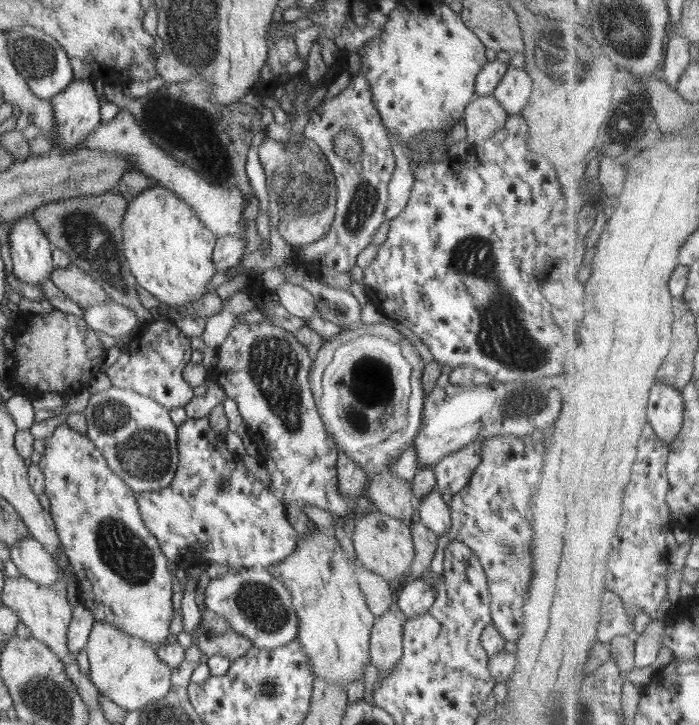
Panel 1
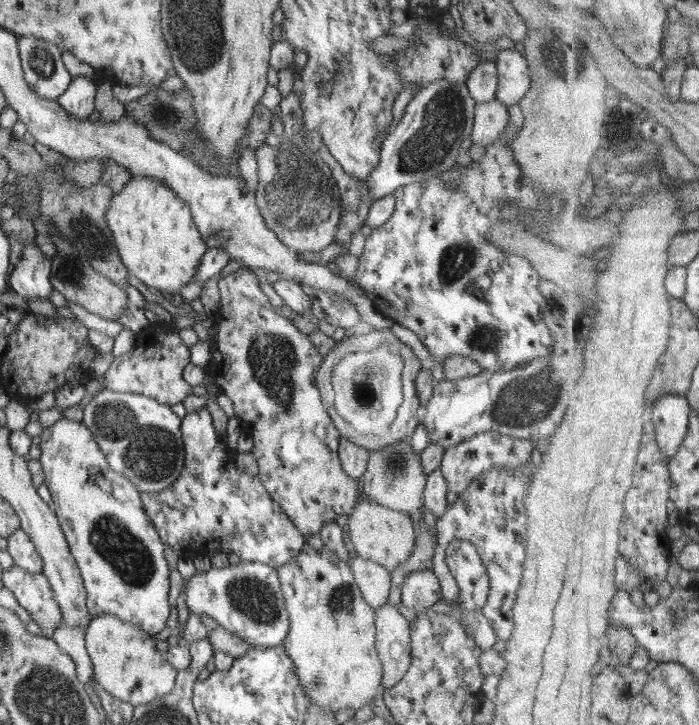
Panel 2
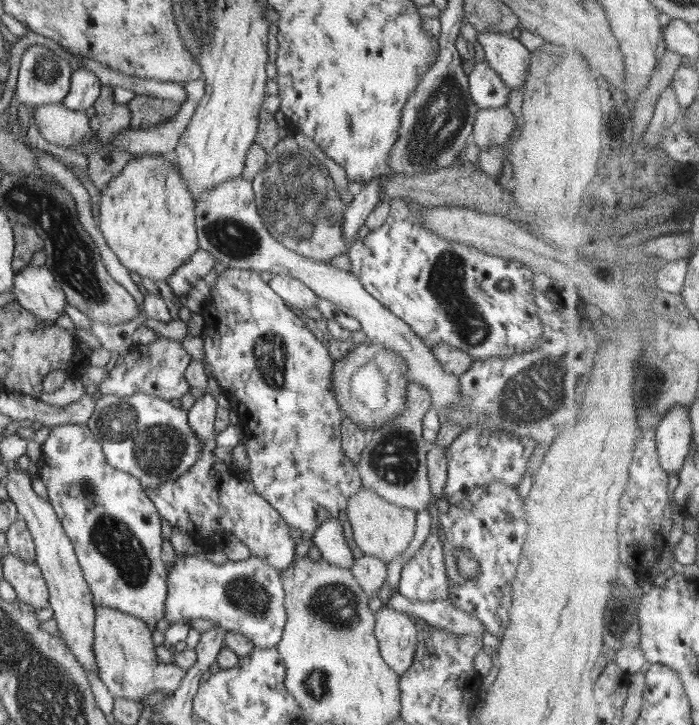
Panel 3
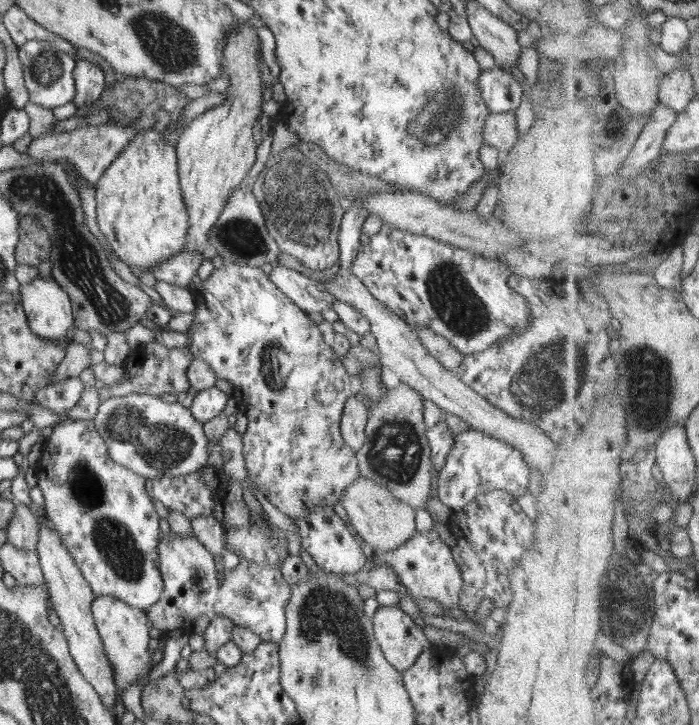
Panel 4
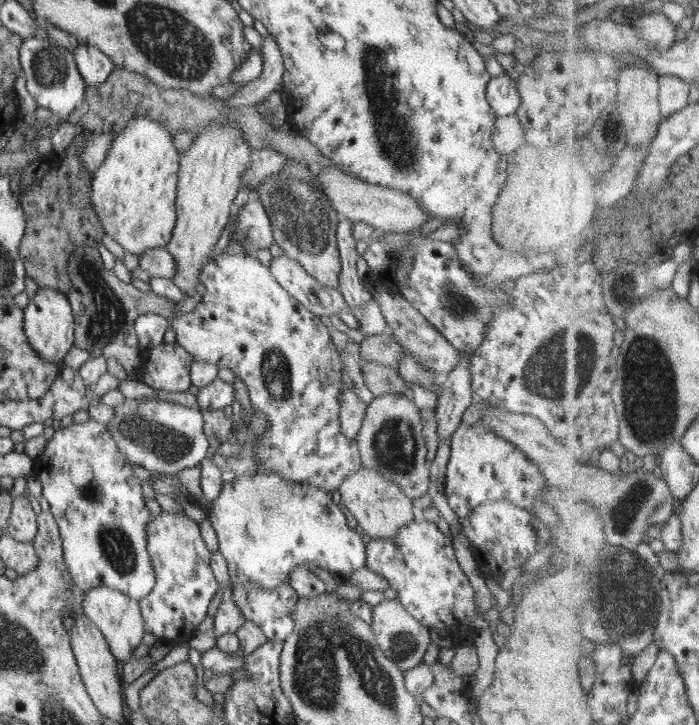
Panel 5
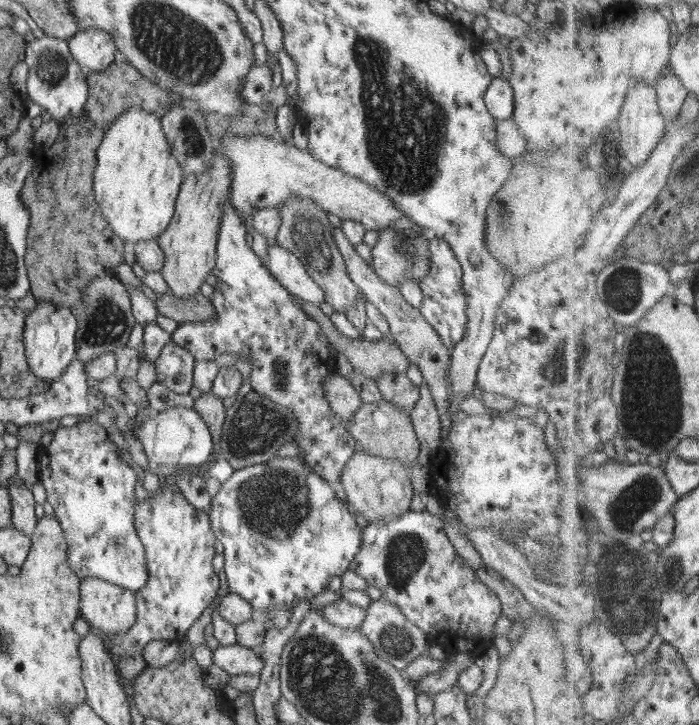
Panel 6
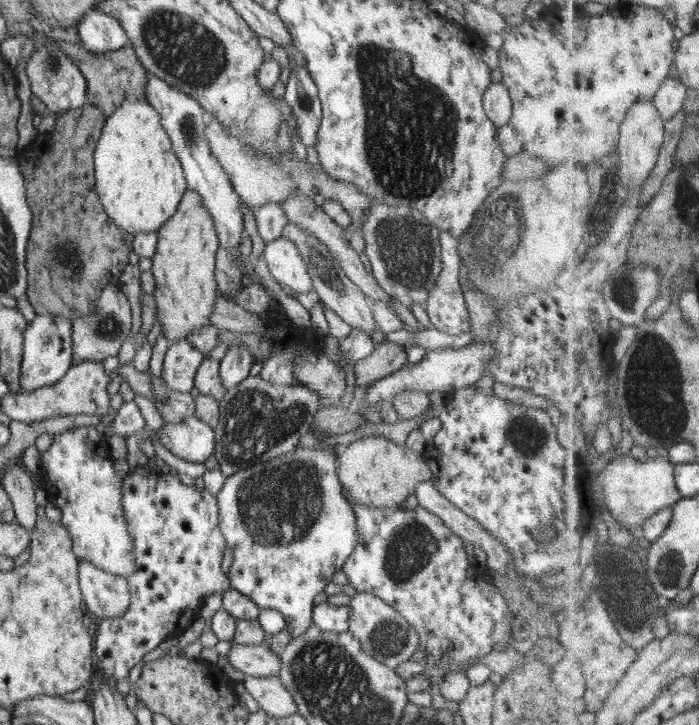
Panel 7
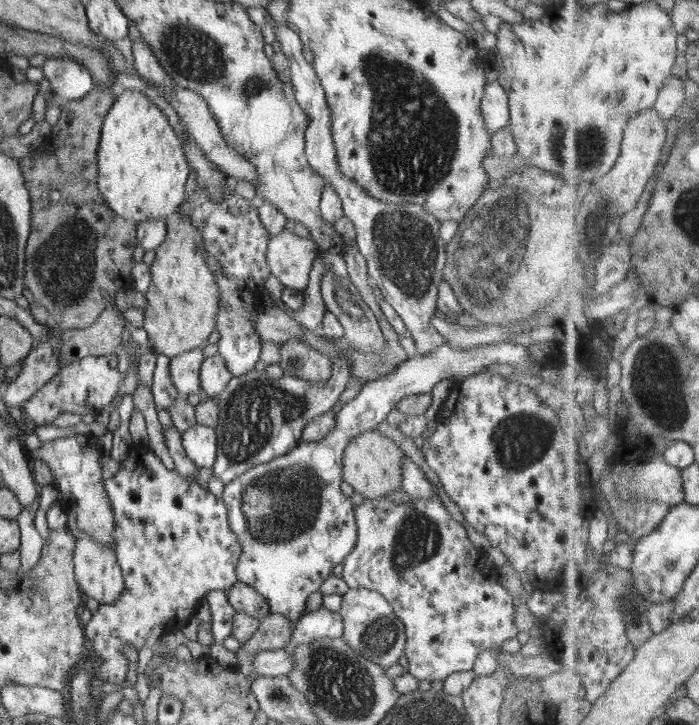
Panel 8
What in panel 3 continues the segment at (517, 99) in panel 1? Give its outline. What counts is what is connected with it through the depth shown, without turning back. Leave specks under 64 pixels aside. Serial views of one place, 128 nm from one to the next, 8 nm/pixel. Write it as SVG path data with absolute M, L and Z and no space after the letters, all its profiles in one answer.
M482 31L477 33L478 46L485 52L485 60L500 75L500 78L509 86L509 94L525 84L531 53L520 43L519 39L512 37L511 33Z

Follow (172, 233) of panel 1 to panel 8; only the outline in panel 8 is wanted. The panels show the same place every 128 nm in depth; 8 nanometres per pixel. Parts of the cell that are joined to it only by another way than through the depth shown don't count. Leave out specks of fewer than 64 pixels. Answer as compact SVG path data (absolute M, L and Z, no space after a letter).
M127 89L115 97L101 126L101 139L97 152L99 168L97 186L107 206L115 214L120 214L121 218L136 224L166 220L170 215L178 213L185 201L186 182L191 170L180 142L166 115L146 95Z

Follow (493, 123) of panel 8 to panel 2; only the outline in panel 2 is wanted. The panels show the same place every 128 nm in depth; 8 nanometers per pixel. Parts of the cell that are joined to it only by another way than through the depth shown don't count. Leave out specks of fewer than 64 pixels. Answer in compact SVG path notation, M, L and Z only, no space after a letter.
M495 62L478 63L467 78L470 96L476 103L492 102L497 98L498 73Z

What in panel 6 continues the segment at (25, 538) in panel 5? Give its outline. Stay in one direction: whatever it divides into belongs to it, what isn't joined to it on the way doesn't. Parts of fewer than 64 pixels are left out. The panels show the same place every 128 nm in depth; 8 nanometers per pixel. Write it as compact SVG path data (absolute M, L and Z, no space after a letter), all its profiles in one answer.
M12 480L6 485L11 496L12 525L20 532L30 536L35 529L38 518L34 513L32 491L23 482Z

